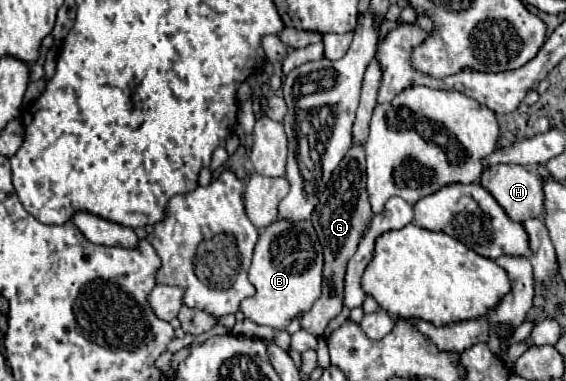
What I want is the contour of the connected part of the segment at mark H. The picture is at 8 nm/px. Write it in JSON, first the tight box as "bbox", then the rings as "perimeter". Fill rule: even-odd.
{"bbox":[480,163,544,223],"perimeter":[[[500,163],[484,169],[480,185],[498,201],[498,205],[506,211],[506,215],[512,221],[524,223],[524,219],[532,219],[532,215],[536,215],[536,219],[544,217],[544,187],[542,187],[542,177],[538,173],[532,173],[522,165]]]}

